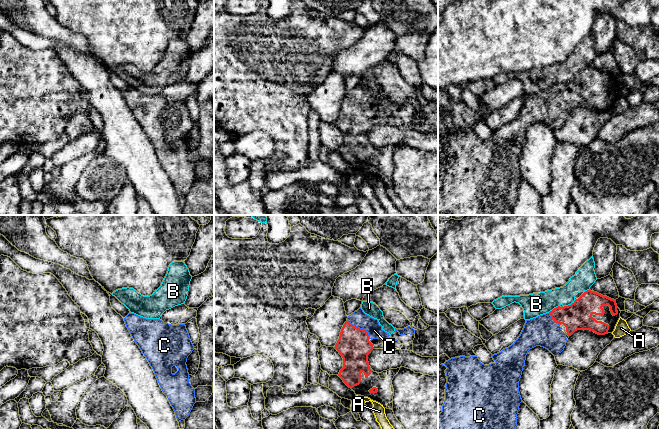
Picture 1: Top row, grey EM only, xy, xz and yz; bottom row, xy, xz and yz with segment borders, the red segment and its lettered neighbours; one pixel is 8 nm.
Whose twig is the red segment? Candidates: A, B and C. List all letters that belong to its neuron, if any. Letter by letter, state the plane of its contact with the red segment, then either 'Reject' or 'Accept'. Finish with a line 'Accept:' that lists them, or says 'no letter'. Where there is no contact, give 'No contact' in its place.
A: Touches red in xz. Reject
B: Touches red in yz. Reject
C: Touches red in xz. Accept
Accept: C

